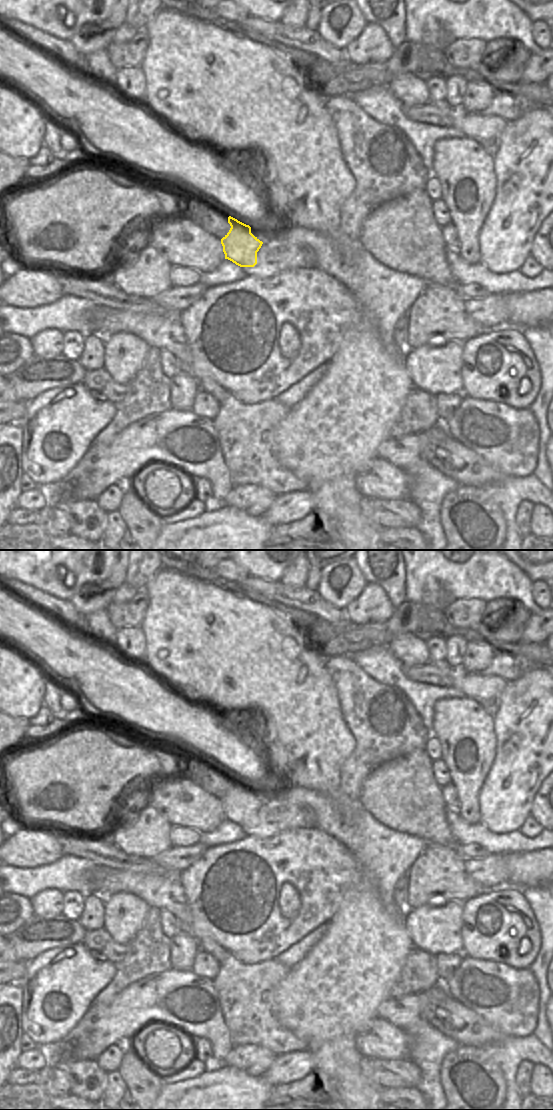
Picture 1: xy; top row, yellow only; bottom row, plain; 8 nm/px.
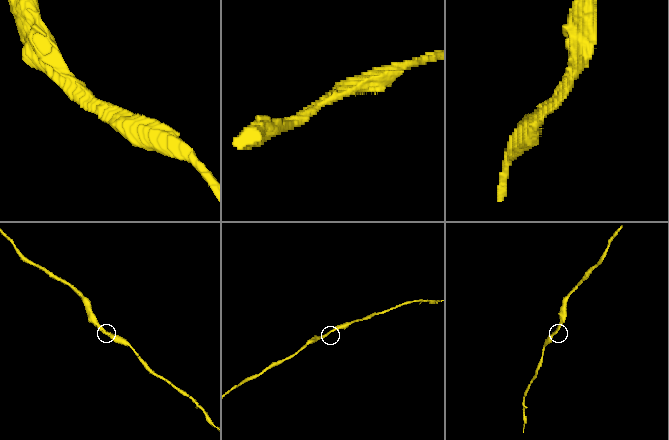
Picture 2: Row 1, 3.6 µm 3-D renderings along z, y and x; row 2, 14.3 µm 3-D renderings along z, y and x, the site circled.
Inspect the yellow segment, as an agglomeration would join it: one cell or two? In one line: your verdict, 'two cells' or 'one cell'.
one cell

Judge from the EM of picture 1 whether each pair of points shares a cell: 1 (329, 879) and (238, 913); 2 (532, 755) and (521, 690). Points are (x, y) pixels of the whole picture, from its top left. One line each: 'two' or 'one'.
1: one
2: one

